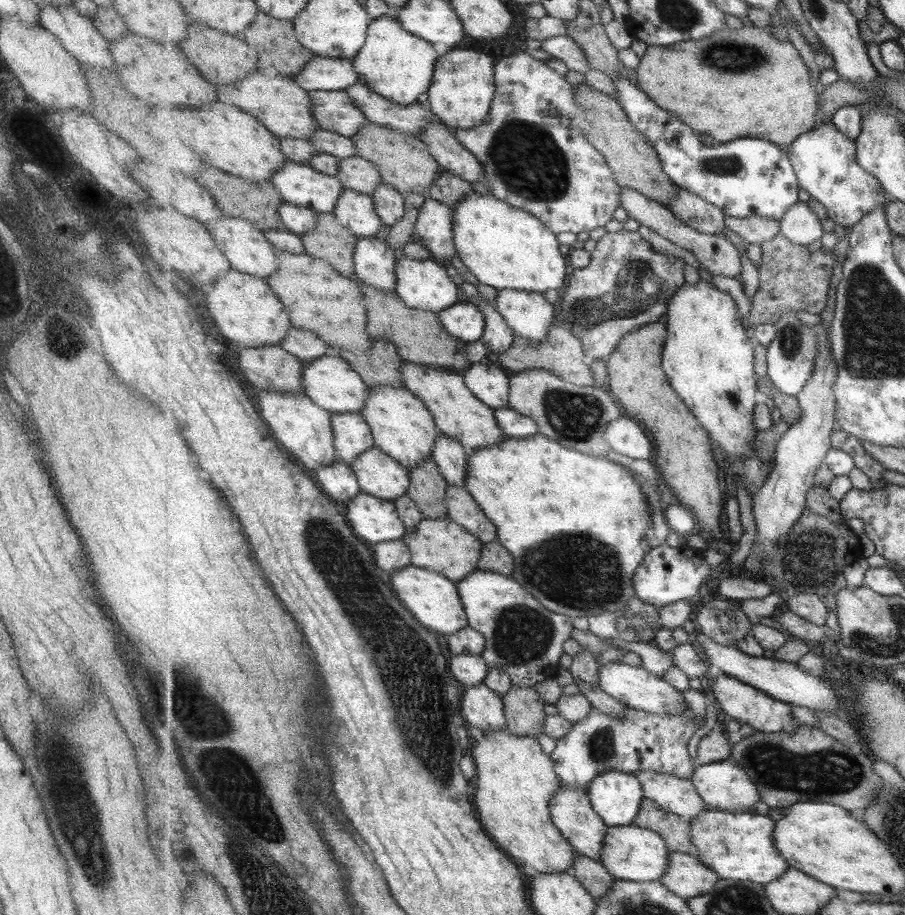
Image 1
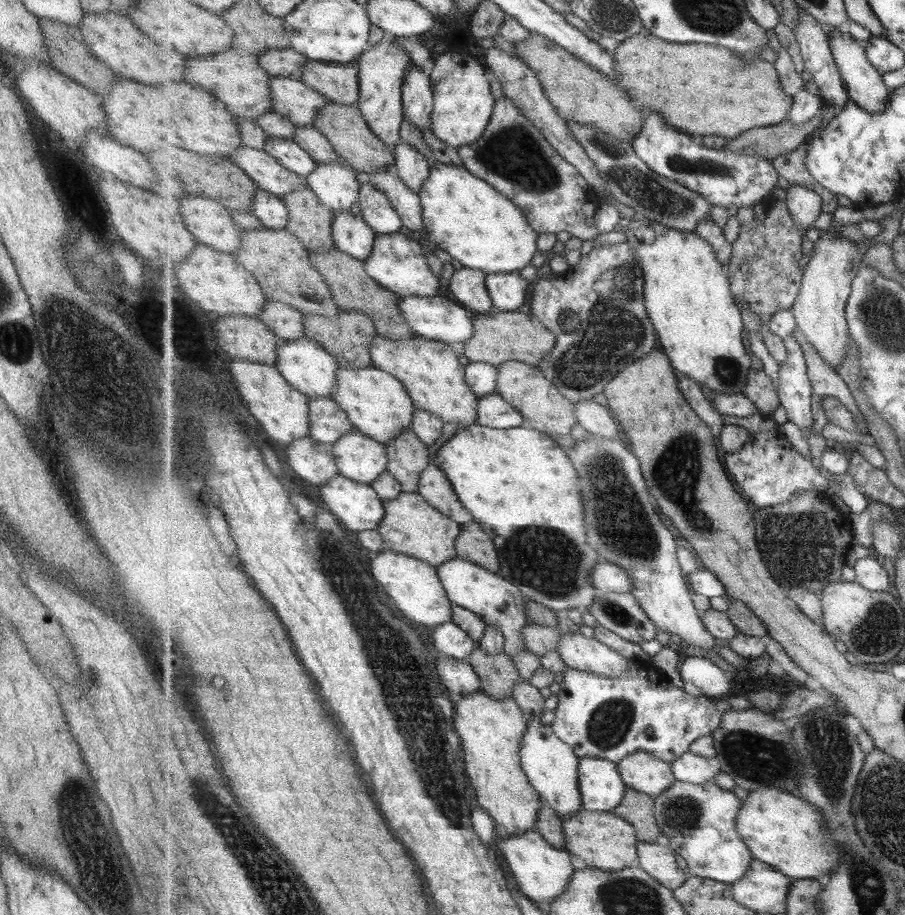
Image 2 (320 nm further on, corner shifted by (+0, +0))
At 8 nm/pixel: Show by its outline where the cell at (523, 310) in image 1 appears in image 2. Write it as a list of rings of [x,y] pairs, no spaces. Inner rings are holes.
[[[519,272],[486,275],[487,289],[493,298],[493,312],[519,310],[527,302],[529,281],[521,278]]]

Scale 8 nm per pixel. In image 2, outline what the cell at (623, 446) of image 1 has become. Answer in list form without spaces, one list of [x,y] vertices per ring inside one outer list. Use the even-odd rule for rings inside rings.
[[[593,399],[582,400],[574,405],[577,420],[587,432],[607,438],[620,438],[624,435],[608,406],[597,404]]]

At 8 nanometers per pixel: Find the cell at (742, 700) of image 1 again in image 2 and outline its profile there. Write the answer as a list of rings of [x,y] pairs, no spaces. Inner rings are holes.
[[[700,655],[686,657],[681,663],[683,681],[698,687],[707,698],[727,699],[732,675]]]

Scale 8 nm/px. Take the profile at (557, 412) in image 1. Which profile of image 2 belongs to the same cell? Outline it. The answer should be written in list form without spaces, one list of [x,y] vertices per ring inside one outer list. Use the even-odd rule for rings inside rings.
[[[508,360],[498,366],[498,371],[497,393],[524,416],[530,428],[552,433],[549,436],[562,436],[571,432],[573,424],[579,423],[574,411],[574,404],[577,402],[567,400],[567,397],[545,376],[542,368],[518,360]]]

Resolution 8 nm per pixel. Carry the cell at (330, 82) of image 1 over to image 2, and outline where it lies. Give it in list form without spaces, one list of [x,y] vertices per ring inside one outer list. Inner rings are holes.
[[[291,46],[286,49],[267,49],[258,56],[258,59],[271,77],[293,78],[302,76],[302,68],[309,60]]]

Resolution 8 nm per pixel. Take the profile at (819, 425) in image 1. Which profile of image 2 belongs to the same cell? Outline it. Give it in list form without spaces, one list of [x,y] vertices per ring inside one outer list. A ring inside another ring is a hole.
[[[838,232],[823,233],[813,246],[810,261],[804,268],[799,297],[791,308],[795,313],[796,323],[808,341],[837,372],[846,357],[851,338],[846,308],[863,260],[864,254],[857,243],[841,237]]]

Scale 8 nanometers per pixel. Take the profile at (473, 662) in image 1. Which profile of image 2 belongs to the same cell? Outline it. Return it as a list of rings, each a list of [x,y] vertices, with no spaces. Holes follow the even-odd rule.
[[[451,620],[432,630],[435,634],[431,636],[431,642],[437,653],[447,655],[447,658],[469,662],[470,654],[477,648],[478,642],[470,638],[465,629]]]

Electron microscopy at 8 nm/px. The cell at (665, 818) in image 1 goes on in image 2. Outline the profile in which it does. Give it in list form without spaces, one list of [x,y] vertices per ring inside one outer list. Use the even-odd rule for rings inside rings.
[[[628,788],[625,794],[622,803],[611,812],[634,825],[639,841],[653,842],[653,840],[657,840],[657,836],[661,835],[661,829],[655,820],[654,797],[631,788]]]

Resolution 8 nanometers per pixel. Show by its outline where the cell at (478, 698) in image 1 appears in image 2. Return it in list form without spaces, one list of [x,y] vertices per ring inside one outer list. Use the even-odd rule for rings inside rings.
[[[439,654],[440,679],[447,687],[453,704],[459,704],[465,696],[471,696],[472,692],[481,691],[481,681],[477,672],[469,662],[447,658],[447,655]]]

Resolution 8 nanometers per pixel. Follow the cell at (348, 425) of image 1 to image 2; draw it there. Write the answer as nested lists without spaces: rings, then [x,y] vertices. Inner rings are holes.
[[[310,397],[310,434],[315,441],[334,445],[351,431],[355,431],[353,423],[337,402],[329,397]]]

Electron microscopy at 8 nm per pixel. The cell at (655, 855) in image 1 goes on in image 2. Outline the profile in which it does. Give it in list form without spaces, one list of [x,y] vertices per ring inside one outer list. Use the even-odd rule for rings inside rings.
[[[578,810],[562,819],[566,850],[582,859],[587,867],[618,871],[639,866],[638,836],[634,825],[613,812]]]

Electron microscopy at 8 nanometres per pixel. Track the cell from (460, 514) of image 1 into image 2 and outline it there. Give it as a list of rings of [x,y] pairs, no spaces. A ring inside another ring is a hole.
[[[443,422],[443,434],[433,444],[427,445],[431,462],[420,476],[418,492],[425,497],[427,502],[462,525],[473,521],[474,516],[467,512],[461,500],[458,499],[459,495],[455,492],[451,481],[436,463],[436,452],[443,443],[453,437],[457,428],[458,426],[454,422]]]

